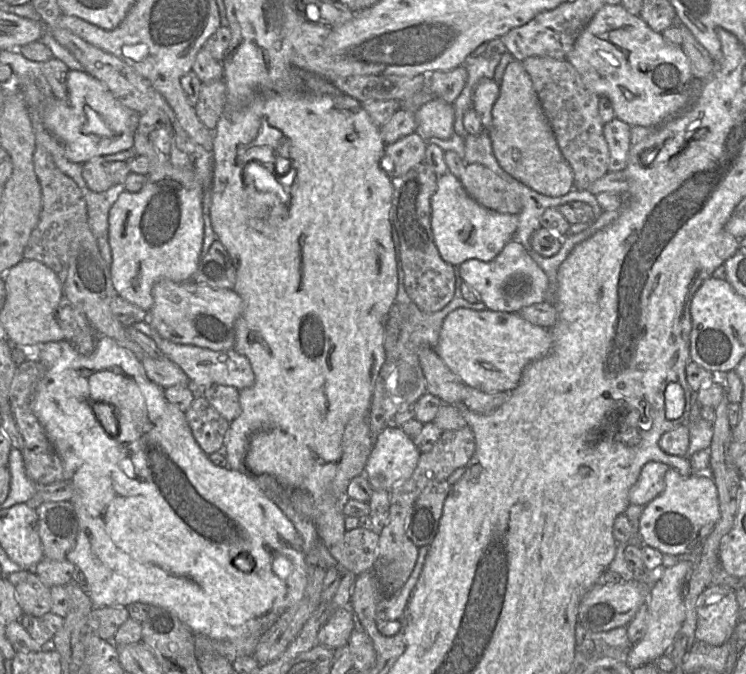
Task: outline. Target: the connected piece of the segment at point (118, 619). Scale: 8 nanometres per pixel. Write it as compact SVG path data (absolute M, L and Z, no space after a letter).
M126 606L94 608L89 614L87 627L101 639L112 641L118 628L129 617Z

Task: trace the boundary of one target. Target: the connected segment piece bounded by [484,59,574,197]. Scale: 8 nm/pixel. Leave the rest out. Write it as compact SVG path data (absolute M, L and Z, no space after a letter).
M515 59L506 67L499 85L499 96L492 108L491 126L484 130L490 137L498 163L513 178L550 197L566 195L574 188L573 170L558 146L521 61Z

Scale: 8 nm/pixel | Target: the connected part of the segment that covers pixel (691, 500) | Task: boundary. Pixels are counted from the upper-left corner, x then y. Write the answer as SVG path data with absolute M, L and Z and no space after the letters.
M670 468L665 475L664 489L662 493L654 500L652 500L650 503L648 503L646 506L644 506L643 513L640 518L640 524L639 524L639 537L642 544L659 550L661 553L663 553L663 555L668 554L673 556L679 556L691 552L699 552L699 558L700 558L701 546L703 545L707 536L712 532L712 530L718 523L719 519L720 519L720 507L719 507L718 491L714 483L714 480L711 476L711 469L710 469L710 474L694 473L690 476L682 476L675 469Z

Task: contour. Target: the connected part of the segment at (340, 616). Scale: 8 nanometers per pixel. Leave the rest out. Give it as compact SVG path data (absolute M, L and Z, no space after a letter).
M341 608L334 611L332 616L319 630L317 644L336 650L348 645L353 631L354 621L350 608Z

